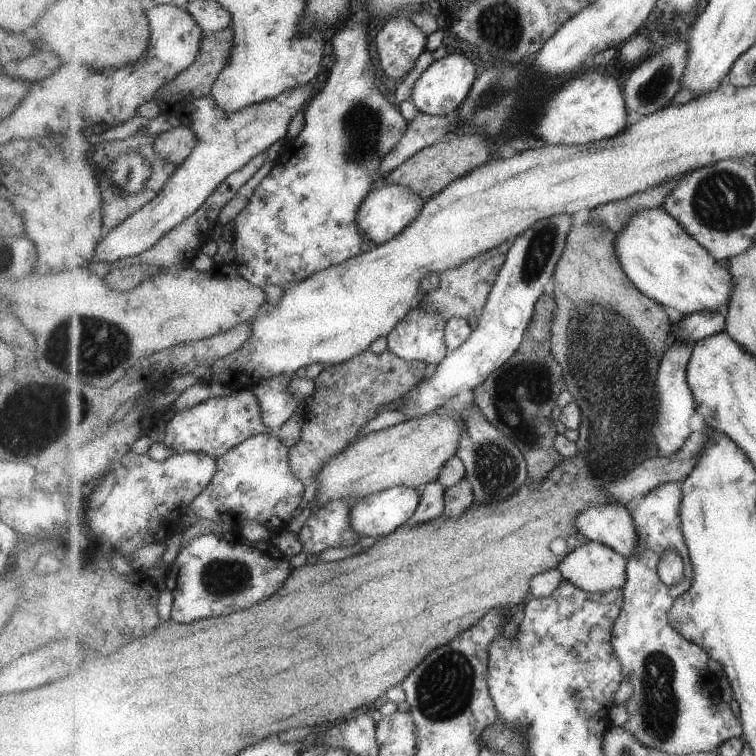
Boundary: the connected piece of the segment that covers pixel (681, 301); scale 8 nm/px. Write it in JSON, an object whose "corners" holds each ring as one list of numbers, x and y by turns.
{"corners":[[662,207,655,210,637,212,621,230,617,237,618,258,627,277,648,298,662,306,667,306,685,317,695,313,722,312,730,306,735,292,735,278,726,266,715,259,705,247,689,235,679,222]]}

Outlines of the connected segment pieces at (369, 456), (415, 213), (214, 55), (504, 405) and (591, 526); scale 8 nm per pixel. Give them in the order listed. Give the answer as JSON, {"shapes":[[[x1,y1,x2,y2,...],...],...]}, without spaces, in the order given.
{"shapes":[[[434,411,427,415,417,415,412,420,391,426,391,428,372,432,369,436,363,436,359,440,352,440,350,446,347,446,341,454,335,458,331,456,331,462,327,468,319,472,316,478,319,481,315,494,317,496,316,508,325,506,331,500,349,498,349,496,359,496,363,499,369,494,378,494,395,486,407,486,421,491,427,484,438,480,439,472,445,466,445,462,457,454,465,429,459,414,441,414,441,412]],[[382,182,367,196,362,209,359,210,359,230,363,230,363,234,371,238,376,246,386,244,402,234,411,222,415,222,425,205,426,201,423,200,423,196,415,194,413,188,409,190,407,186]],[[233,27,220,31,219,33,207,33,203,36,202,54,185,72,175,76,171,82,167,82,158,94,155,94,154,102,163,112,171,112,175,116,179,116,179,108,187,106,202,97,209,97,211,90,219,78,219,74,227,67,231,50,233,49,235,32]],[[550,290,539,298,535,317,531,320,523,345,516,354,511,356,511,362,519,362,517,366,503,366,483,385,477,386,470,395,474,404,482,414,487,416,503,432,511,438,517,448,523,452,527,462,529,476,533,480,543,480,564,457,555,446,558,437,557,426,553,420,553,408,557,406,559,394,567,388,563,378,563,368,555,360,551,352,551,330,555,321,555,296]],[[624,505,595,506,579,516,579,528,590,541,609,546,627,559,639,551,639,532]]]}

